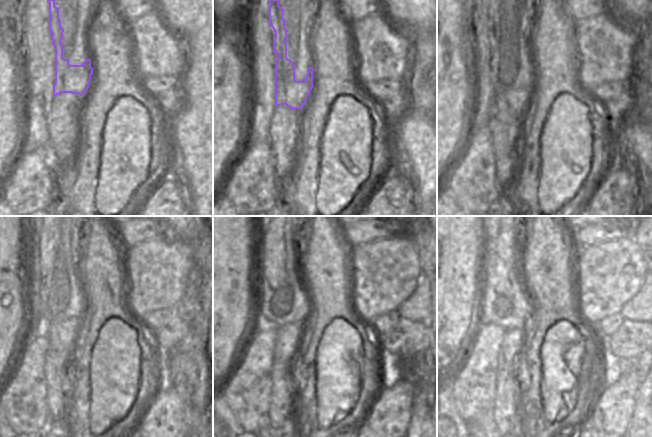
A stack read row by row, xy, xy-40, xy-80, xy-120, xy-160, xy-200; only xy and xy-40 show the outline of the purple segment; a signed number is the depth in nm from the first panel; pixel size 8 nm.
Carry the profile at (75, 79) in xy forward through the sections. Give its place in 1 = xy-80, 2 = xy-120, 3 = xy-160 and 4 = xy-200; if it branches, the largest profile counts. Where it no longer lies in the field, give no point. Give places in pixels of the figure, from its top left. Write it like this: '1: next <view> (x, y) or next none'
1: next xy-80 (503, 72)
2: next xy-120 (62, 333)
3: next xy-160 (275, 308)
4: next xy-200 (496, 307)

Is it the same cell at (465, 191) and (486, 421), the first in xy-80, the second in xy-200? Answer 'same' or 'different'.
different

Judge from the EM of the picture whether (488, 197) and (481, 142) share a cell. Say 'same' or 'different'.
same

